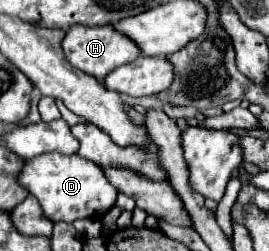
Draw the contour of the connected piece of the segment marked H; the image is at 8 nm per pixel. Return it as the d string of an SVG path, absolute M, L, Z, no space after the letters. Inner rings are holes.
M75 25L63 37L63 55L79 71L95 77L97 81L103 81L103 77L109 71L113 71L115 67L121 67L129 61L135 61L139 57L139 49L131 39L123 37L123 33L117 33L111 25L105 25L105 27Z

